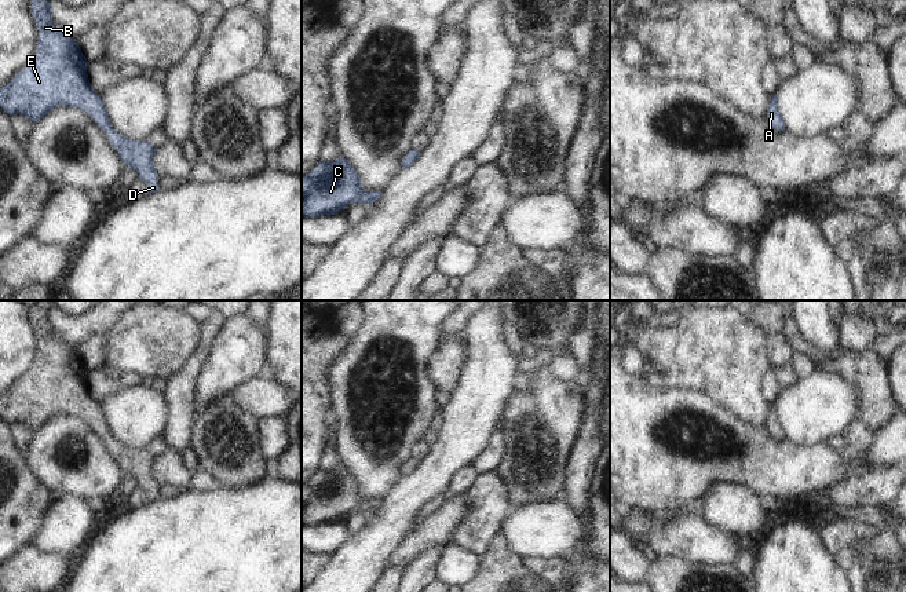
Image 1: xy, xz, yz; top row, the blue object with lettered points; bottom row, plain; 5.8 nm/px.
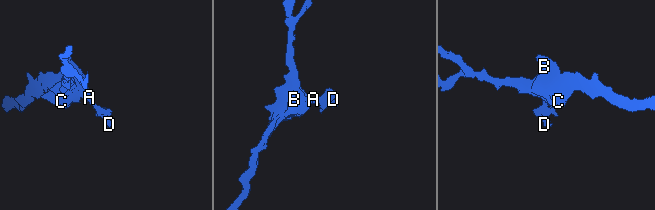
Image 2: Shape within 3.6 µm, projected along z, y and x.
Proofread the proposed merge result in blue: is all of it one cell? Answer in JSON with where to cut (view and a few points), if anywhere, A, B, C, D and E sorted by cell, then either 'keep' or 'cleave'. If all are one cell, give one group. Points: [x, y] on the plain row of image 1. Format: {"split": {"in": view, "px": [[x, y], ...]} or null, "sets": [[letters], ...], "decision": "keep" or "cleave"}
{"split": null, "sets": [["A", "B", "C", "D", "E"]], "decision": "keep"}

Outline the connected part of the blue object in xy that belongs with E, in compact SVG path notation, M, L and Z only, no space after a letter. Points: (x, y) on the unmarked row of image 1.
M37 304L32 307L32 324L39 339L37 362L0 398L0 416L10 424L22 423L33 431L59 413L84 419L107 442L121 469L139 482L150 501L156 501L160 497L154 476L157 456L150 450L127 447L112 435L103 408L88 388L89 372L78 350L56 337L50 319L50 310Z

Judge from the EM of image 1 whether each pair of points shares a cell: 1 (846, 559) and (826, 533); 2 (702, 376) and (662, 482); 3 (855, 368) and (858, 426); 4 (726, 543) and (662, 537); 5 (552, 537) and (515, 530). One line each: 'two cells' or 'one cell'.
1: two cells
2: two cells
3: two cells
4: one cell
5: one cell

